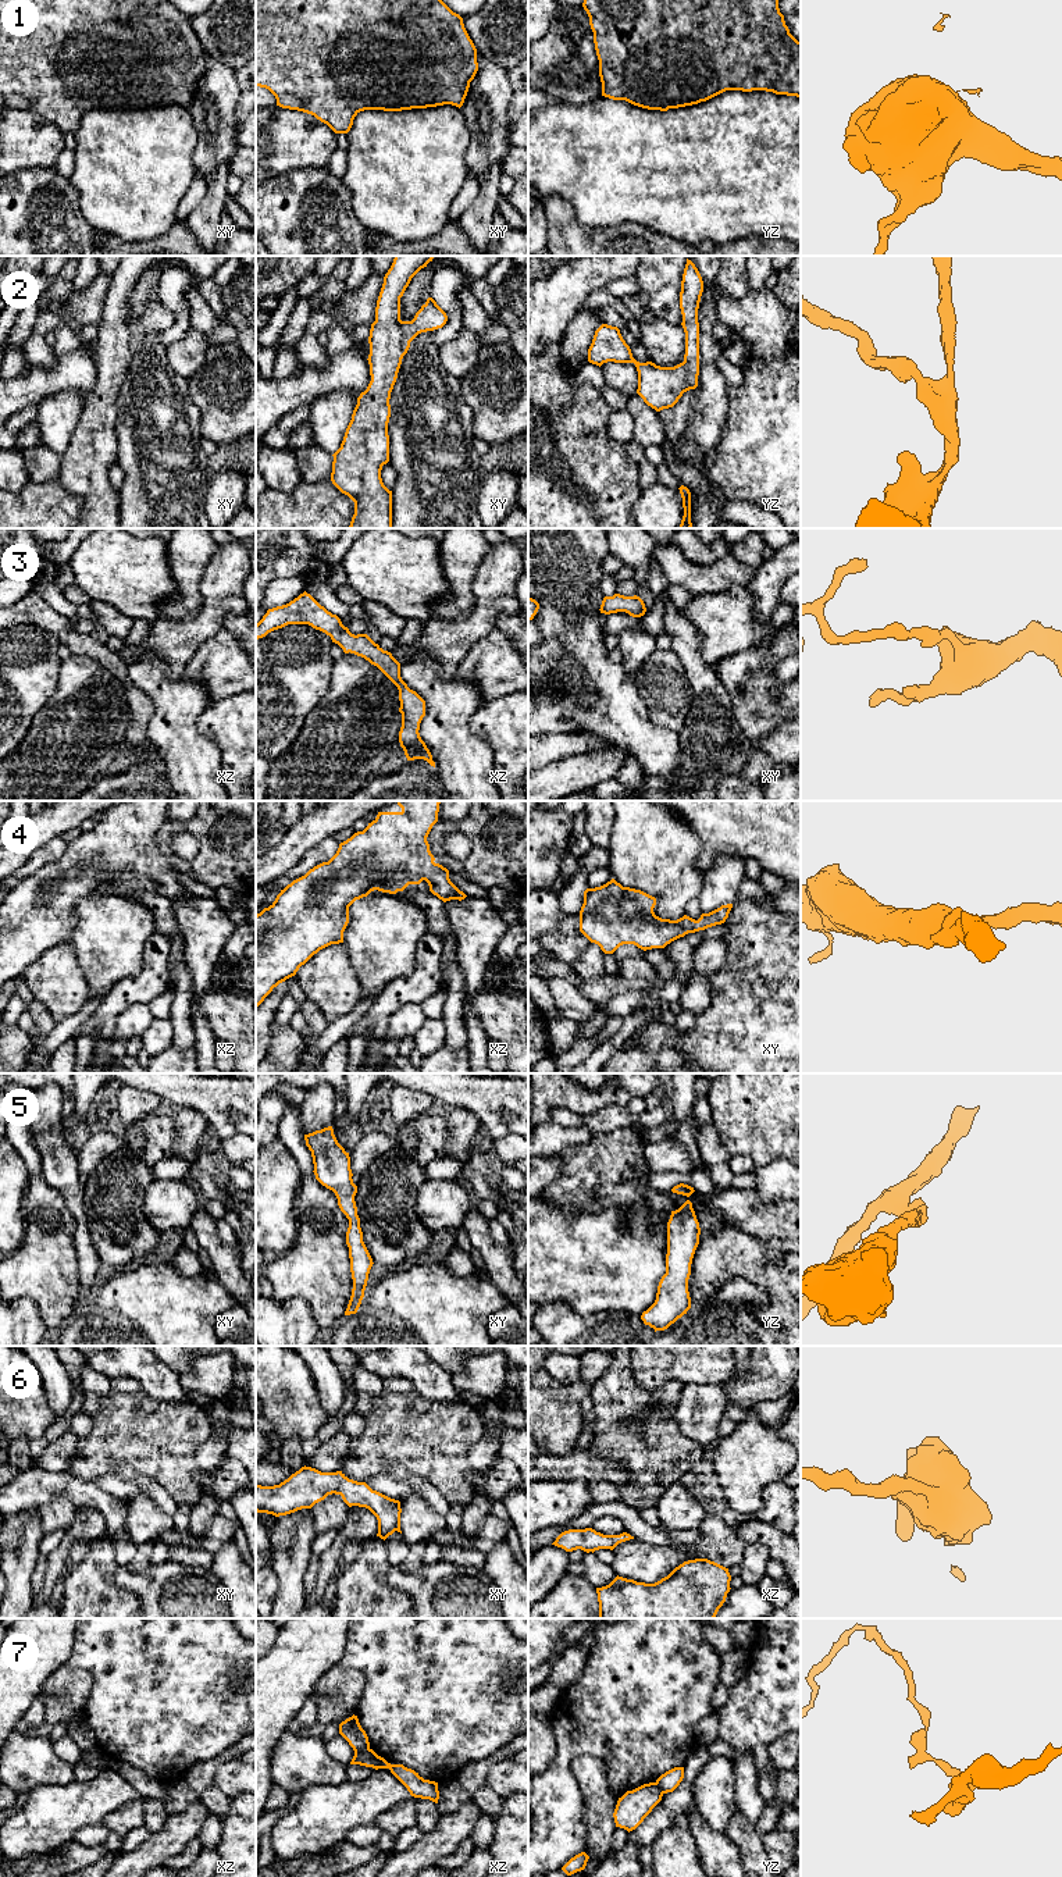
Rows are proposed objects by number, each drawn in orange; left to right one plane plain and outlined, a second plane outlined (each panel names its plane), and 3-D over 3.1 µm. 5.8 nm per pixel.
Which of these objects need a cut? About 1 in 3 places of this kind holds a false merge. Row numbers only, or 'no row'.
1, 7

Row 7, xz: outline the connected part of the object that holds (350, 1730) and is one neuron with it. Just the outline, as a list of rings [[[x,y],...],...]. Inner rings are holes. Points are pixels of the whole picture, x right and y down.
[[[354,1714],[339,1724],[339,1734],[349,1742],[354,1752],[370,1748],[368,1737]]]

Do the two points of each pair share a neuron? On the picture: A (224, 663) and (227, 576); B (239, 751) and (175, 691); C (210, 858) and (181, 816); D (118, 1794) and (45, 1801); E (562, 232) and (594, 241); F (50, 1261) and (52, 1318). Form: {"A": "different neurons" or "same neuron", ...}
{"A": "different neurons", "B": "different neurons", "C": "different neurons", "D": "same neuron", "E": "same neuron", "F": "same neuron"}

